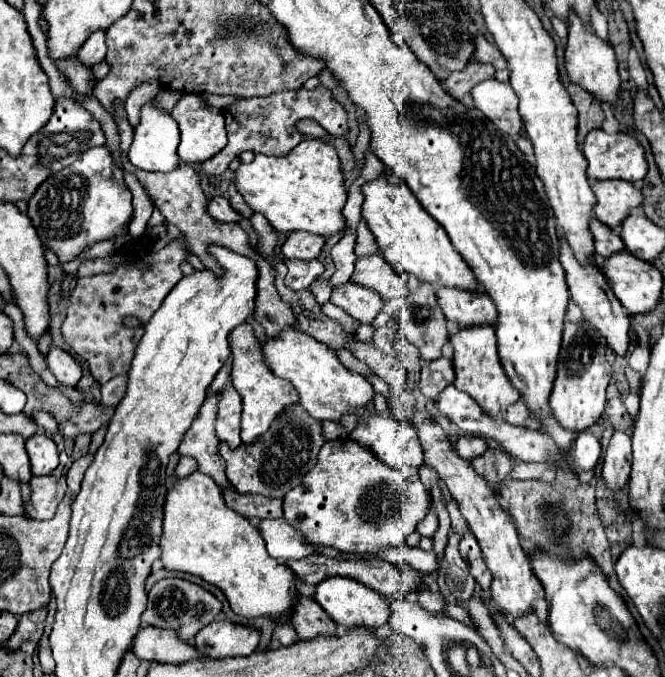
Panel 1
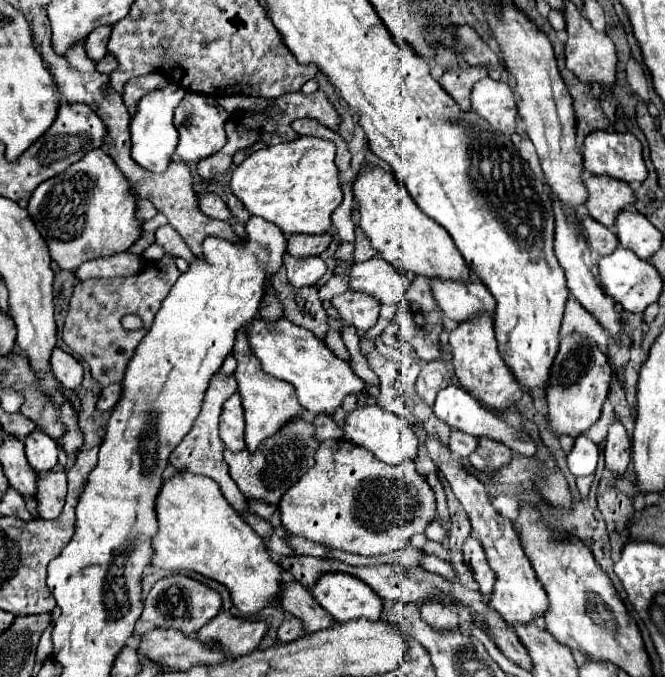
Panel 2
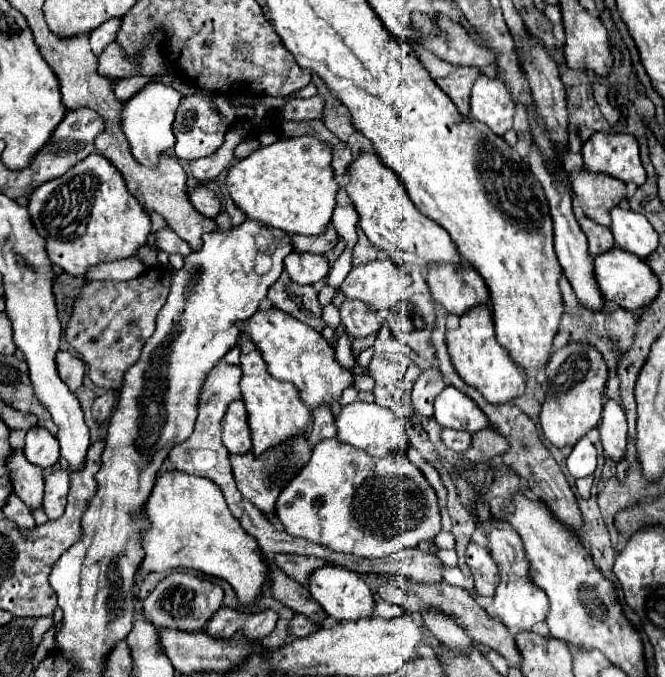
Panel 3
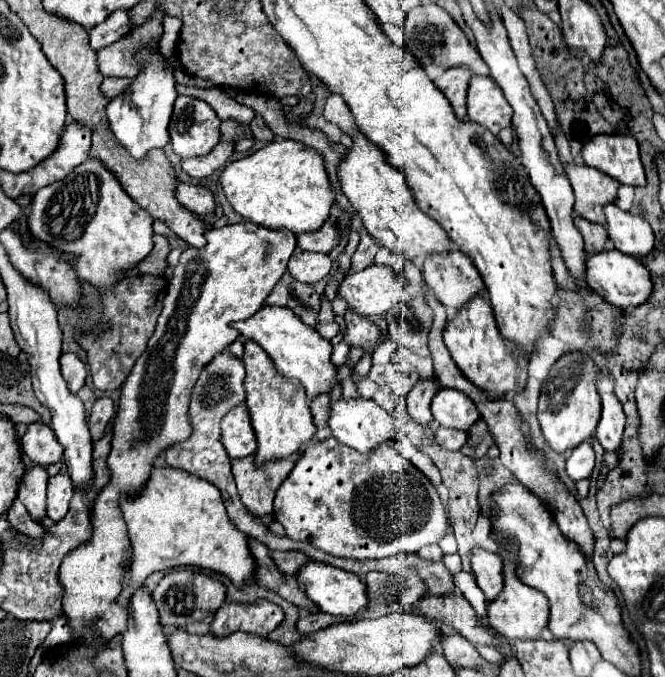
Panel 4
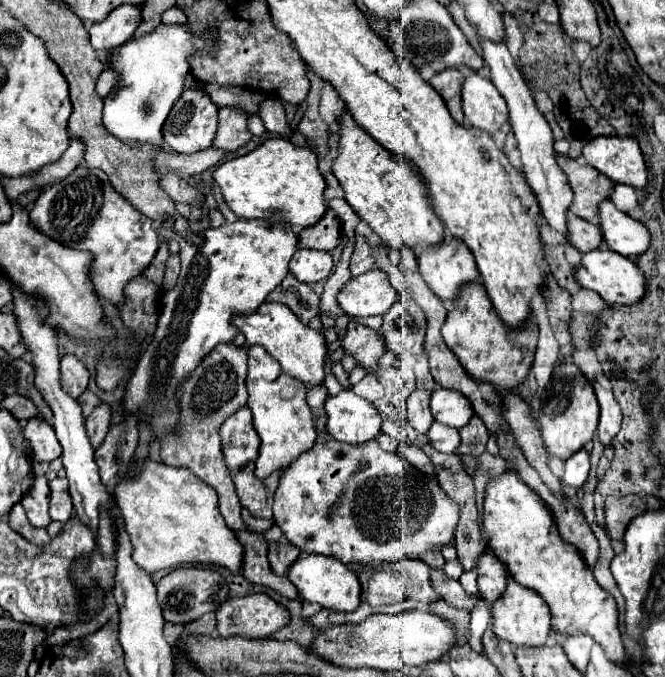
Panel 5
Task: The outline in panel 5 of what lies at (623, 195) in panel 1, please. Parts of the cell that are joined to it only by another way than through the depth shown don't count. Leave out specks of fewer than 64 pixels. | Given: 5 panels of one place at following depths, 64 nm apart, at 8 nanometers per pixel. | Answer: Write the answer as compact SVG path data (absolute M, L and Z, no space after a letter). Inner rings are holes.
M556 154L556 162L564 170L570 188L574 192L574 202L570 204L570 212L588 222L596 222L596 204L608 198L614 182L596 168L580 164L574 158Z

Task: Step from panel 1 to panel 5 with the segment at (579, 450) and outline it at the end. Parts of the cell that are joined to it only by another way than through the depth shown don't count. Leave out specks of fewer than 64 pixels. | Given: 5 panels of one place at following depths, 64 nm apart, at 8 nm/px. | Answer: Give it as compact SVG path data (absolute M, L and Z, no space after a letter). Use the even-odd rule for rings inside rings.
M582 448L580 452L576 452L576 456L568 458L564 462L564 466L566 466L566 470L564 470L562 482L568 484L568 486L574 486L574 488L580 488L586 482L588 472L590 472L590 456Z

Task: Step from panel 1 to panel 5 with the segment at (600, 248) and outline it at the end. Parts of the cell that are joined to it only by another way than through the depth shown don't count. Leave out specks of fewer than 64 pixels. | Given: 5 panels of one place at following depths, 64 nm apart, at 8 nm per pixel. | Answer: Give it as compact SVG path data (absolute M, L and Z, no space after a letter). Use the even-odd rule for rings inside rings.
M578 216L568 218L568 244L574 246L578 252L590 252L592 248L598 248L602 244L600 240L600 230L596 224L582 220Z

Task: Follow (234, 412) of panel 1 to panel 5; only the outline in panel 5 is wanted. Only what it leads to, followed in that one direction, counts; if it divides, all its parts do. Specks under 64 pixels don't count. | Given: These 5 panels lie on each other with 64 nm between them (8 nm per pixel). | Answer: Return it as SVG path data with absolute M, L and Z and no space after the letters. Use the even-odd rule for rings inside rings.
M248 406L232 414L226 424L220 428L222 436L222 454L230 474L240 472L250 462L256 462L260 438L252 424L252 412Z

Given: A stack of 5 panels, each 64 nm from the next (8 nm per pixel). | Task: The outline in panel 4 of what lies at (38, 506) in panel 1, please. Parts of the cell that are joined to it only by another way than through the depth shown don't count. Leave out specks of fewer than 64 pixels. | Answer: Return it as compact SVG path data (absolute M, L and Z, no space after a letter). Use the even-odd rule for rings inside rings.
M56 474L48 480L48 518L62 520L68 512L70 500L74 496L72 482L68 480L68 474Z

